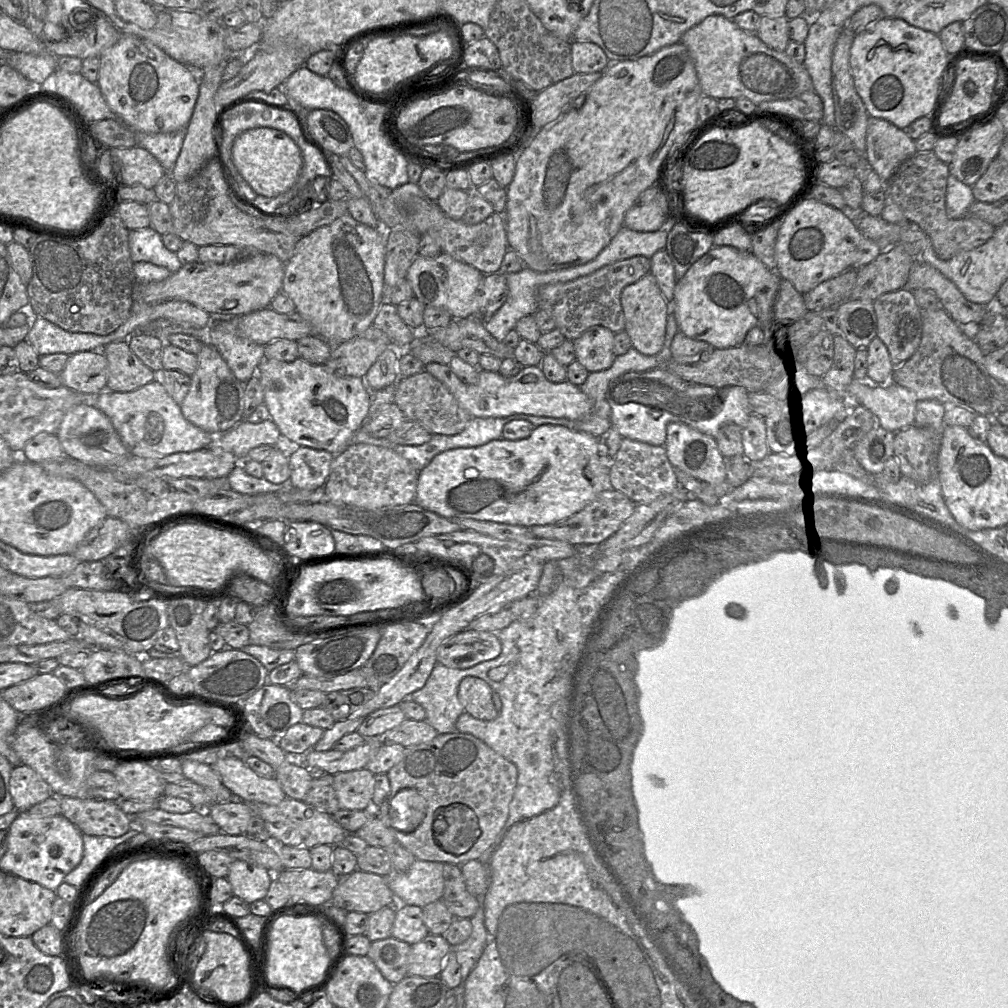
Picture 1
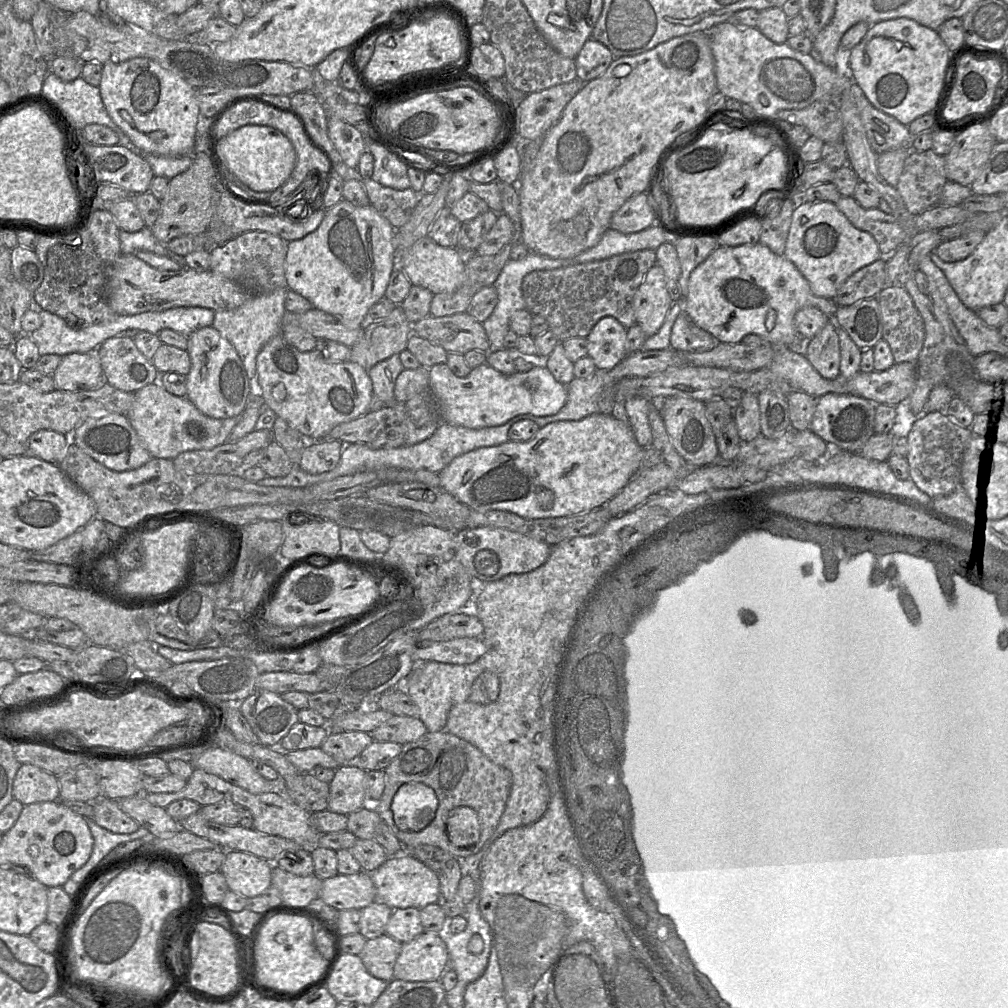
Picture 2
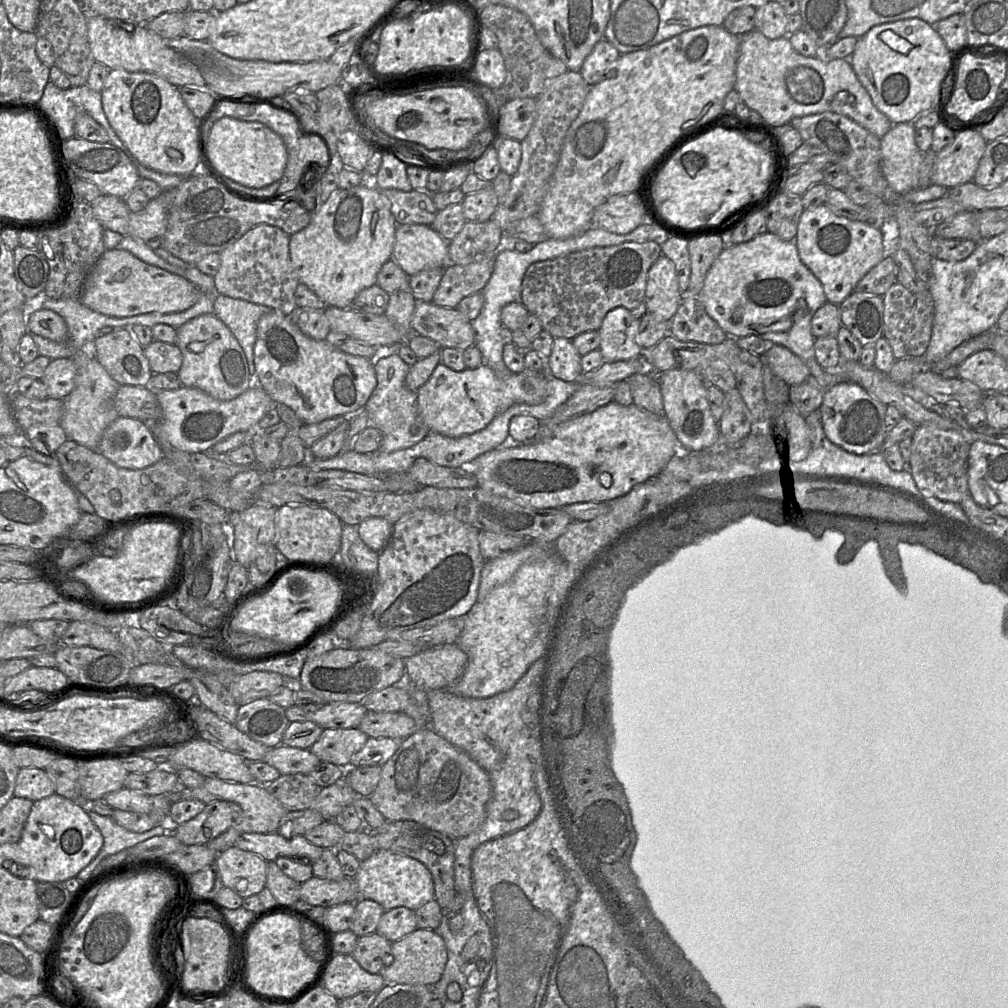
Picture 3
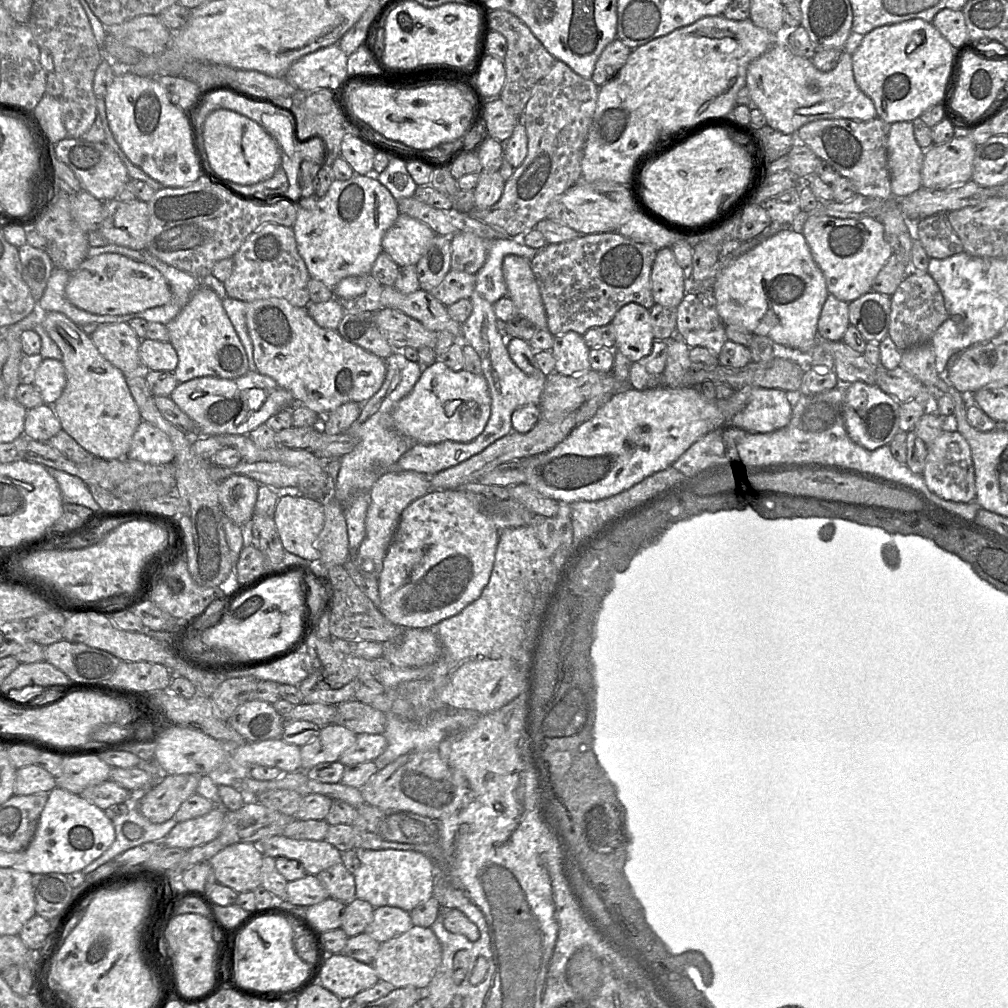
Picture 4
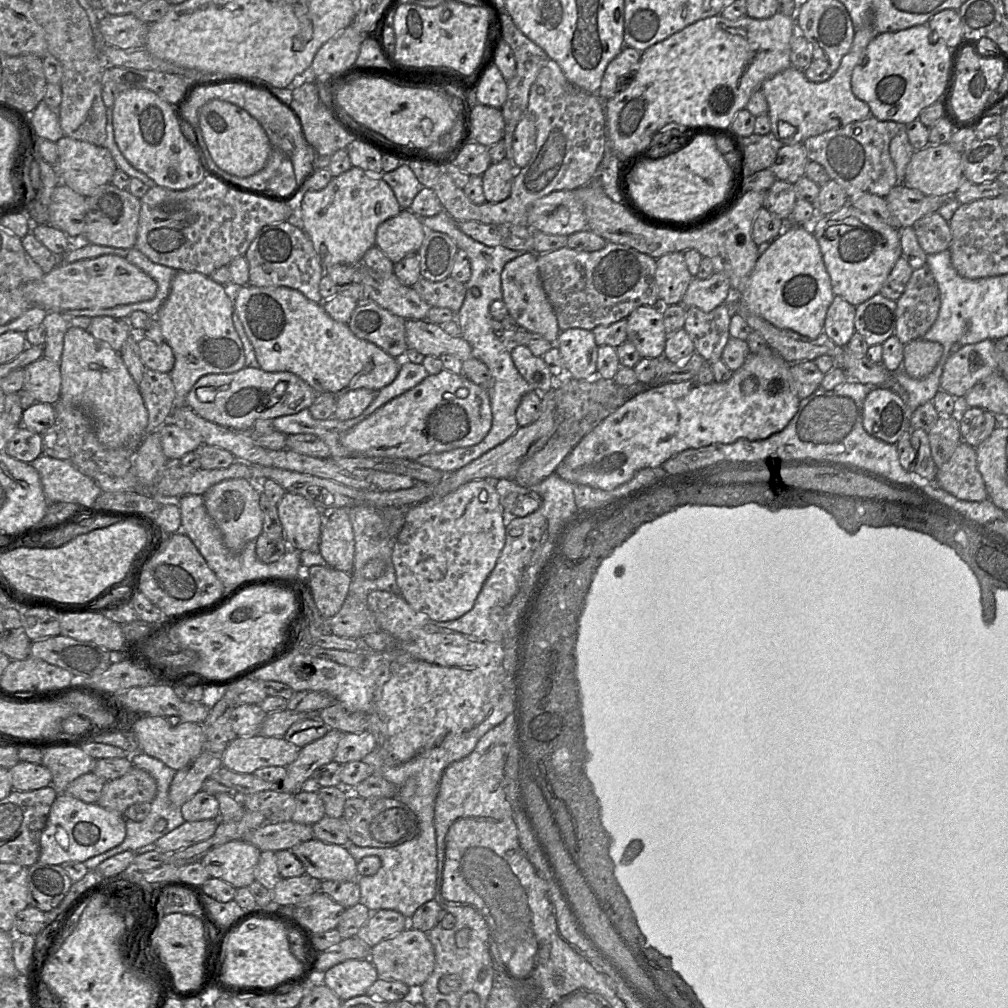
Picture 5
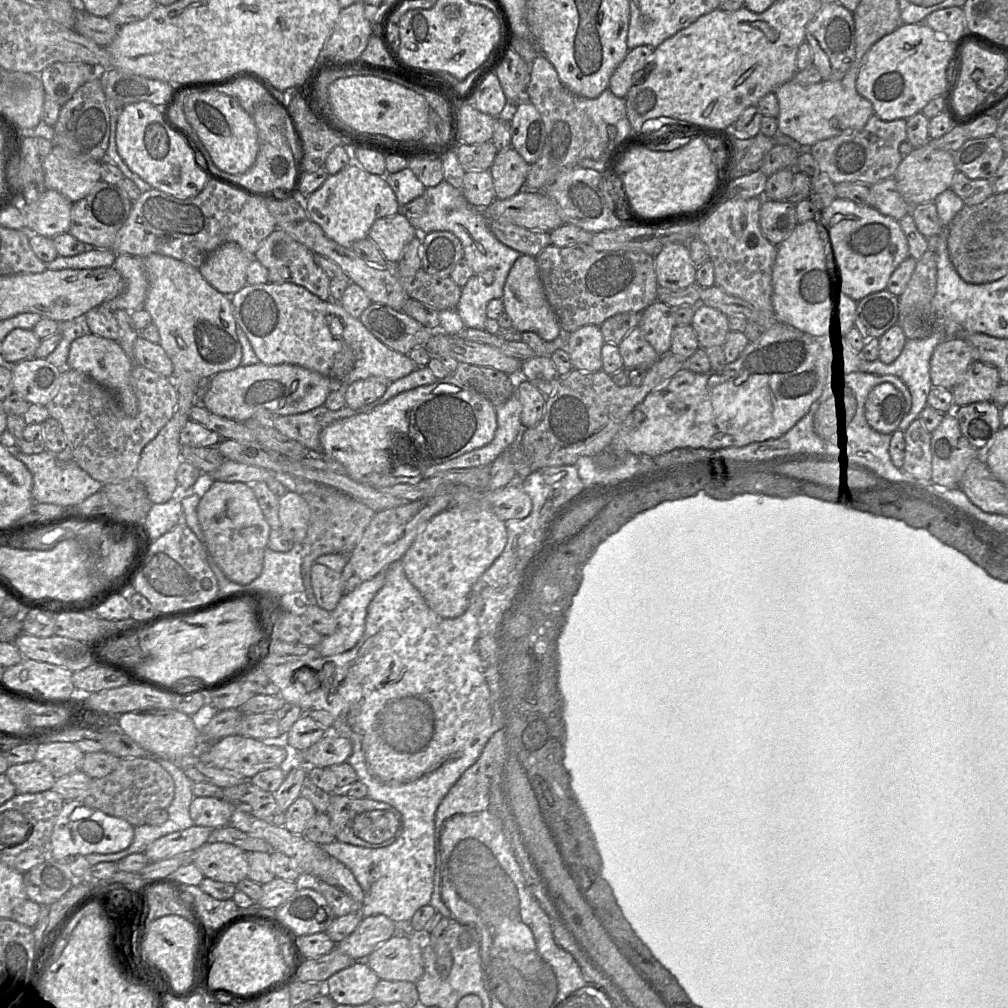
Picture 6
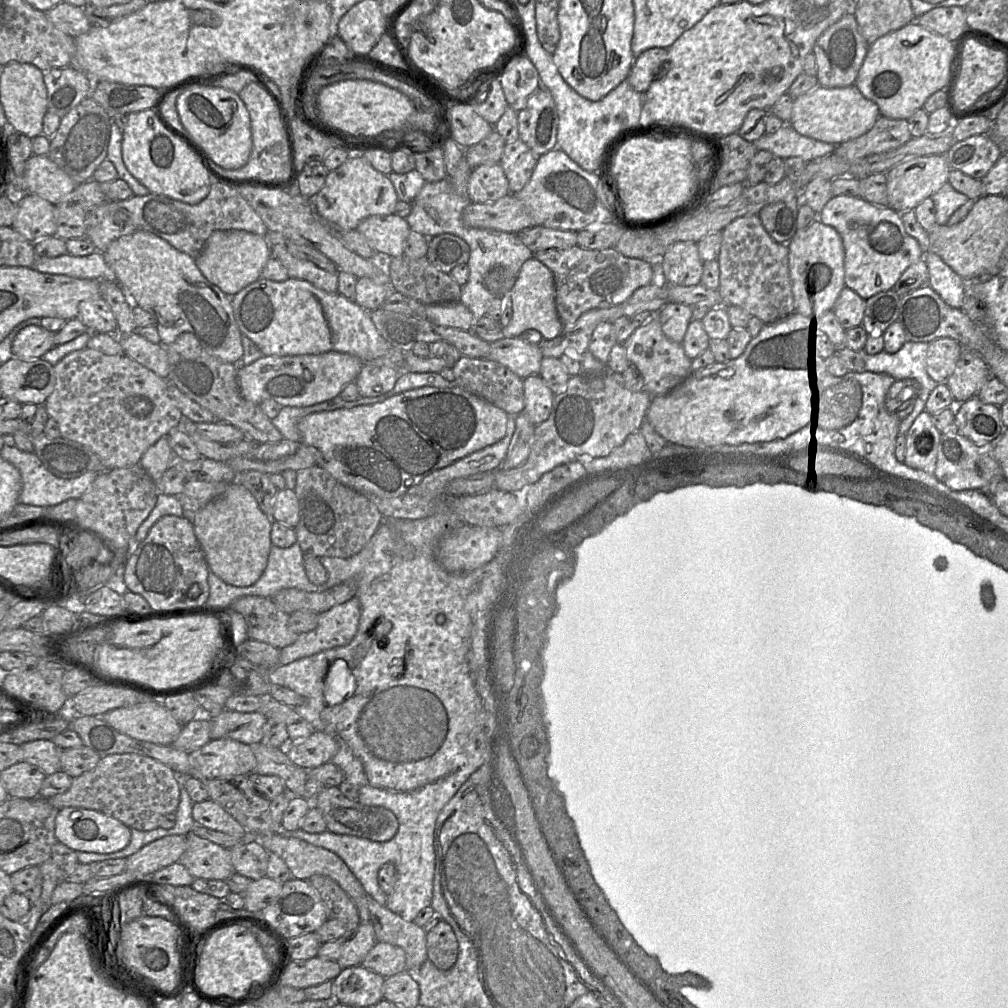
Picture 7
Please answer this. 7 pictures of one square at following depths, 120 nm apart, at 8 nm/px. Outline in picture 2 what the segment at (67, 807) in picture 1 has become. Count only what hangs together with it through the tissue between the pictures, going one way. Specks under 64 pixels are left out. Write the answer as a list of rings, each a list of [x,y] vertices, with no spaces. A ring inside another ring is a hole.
[[[101,795],[93,802],[93,820],[114,833],[132,833],[140,827],[136,820],[122,811],[117,800]]]

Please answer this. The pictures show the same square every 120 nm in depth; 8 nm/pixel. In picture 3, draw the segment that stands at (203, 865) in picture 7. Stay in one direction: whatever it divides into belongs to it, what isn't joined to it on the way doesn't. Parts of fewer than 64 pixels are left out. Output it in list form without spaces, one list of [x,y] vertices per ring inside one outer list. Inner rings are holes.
[[[231,846],[218,853],[215,862],[224,887],[242,898],[266,887],[267,861],[258,854]]]

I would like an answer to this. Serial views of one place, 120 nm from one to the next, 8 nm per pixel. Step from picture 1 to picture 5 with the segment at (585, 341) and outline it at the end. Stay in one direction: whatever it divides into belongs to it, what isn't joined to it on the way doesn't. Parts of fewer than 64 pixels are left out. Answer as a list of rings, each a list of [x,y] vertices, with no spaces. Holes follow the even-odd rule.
[[[640,306],[627,320],[627,339],[631,341],[641,358],[660,358],[664,355],[667,334],[663,314],[657,306]]]

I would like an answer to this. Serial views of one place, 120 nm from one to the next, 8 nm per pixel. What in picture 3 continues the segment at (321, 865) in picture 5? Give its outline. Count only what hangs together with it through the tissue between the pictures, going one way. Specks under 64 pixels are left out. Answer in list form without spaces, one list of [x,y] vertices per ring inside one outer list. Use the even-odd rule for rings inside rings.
[[[277,832],[244,833],[236,840],[235,846],[256,853],[266,861],[275,861],[278,857],[293,857],[309,860],[310,863],[317,860],[324,850],[310,843],[304,836],[285,838]]]

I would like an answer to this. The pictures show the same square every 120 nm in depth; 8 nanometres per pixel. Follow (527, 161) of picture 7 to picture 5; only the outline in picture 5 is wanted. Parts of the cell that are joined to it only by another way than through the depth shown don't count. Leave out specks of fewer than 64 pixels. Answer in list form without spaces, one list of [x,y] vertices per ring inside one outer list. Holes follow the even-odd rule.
[[[506,158],[488,167],[481,175],[486,202],[497,203],[508,198],[517,169],[520,168]]]

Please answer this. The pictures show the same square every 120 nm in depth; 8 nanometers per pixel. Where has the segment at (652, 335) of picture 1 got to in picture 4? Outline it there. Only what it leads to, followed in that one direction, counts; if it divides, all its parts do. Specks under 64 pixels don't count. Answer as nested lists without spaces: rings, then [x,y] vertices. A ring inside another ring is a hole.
[[[672,249],[658,250],[651,271],[651,291],[655,304],[677,308],[688,290],[688,280]]]

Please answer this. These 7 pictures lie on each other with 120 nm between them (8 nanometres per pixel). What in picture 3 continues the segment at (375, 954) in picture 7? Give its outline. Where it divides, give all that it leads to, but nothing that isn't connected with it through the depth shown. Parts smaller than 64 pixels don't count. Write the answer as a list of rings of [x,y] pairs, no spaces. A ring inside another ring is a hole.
[[[419,929],[391,942],[390,959],[380,975],[385,984],[433,986],[441,978],[447,962],[447,949],[443,938],[433,929]]]

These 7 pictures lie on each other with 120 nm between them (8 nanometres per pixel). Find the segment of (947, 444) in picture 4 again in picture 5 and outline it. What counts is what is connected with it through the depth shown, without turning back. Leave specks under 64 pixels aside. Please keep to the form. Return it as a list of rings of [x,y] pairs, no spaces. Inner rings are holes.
[[[964,441],[958,445],[951,458],[937,469],[935,481],[960,500],[988,499],[986,485],[978,470],[976,451]]]

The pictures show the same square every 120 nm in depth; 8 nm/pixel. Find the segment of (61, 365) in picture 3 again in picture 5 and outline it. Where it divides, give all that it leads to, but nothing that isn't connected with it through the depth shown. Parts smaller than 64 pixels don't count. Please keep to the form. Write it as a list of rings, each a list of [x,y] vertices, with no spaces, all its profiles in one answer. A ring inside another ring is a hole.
[[[45,357],[24,368],[23,389],[28,391],[36,402],[55,404],[60,399],[61,375],[59,364]]]

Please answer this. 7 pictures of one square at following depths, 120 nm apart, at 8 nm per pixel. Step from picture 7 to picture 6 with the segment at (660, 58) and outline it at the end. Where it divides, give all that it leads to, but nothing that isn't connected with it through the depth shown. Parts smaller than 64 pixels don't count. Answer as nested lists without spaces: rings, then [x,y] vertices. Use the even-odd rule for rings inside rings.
[[[638,46],[629,50],[623,62],[612,74],[608,89],[618,98],[625,98],[630,88],[640,82],[652,62],[654,49]]]

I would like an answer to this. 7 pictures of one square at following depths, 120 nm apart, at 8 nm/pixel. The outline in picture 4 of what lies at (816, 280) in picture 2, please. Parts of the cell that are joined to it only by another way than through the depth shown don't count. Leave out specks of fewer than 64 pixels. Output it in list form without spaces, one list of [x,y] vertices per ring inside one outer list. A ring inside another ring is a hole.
[[[810,216],[801,232],[805,236],[813,259],[825,277],[829,294],[847,303],[871,291],[875,277],[893,253],[885,238],[883,224],[869,216],[862,218]]]

